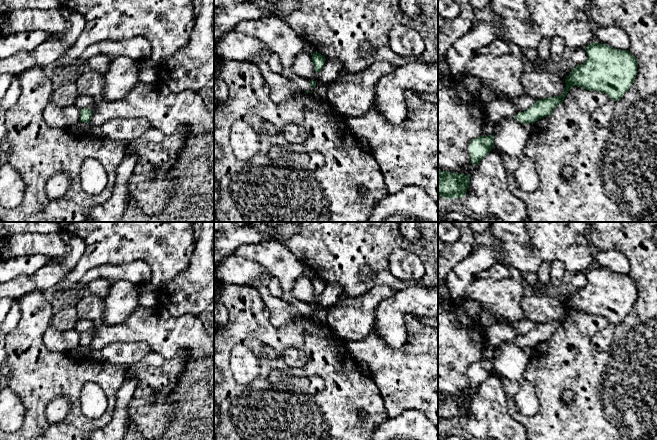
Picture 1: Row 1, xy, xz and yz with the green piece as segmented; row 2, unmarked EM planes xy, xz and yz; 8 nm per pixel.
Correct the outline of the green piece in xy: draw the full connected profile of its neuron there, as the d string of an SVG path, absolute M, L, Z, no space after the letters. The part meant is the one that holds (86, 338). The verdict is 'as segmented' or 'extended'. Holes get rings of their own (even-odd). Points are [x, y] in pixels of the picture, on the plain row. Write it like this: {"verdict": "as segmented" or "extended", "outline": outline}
{"verdict": "as segmented", "outline": "M83 332L80 334L80 346L89 347L93 336L90 332Z"}

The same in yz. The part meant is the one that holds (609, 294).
{"verdict": "as segmented", "outline": "M593 266L585 274L587 284L577 289L567 300L562 319L539 323L529 333L519 336L513 342L523 349L533 348L550 340L573 310L603 316L613 325L621 323L635 305L637 282L629 274L619 274L598 266Z"}

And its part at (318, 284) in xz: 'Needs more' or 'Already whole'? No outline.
Already whole

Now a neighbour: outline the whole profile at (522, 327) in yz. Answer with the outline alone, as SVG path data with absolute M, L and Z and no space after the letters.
M523 318L517 321L512 328L516 331L519 336L524 336L529 333L537 324L528 318Z

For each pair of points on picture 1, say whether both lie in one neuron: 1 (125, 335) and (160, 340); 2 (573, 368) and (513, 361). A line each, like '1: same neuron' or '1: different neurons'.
1: same neuron
2: different neurons

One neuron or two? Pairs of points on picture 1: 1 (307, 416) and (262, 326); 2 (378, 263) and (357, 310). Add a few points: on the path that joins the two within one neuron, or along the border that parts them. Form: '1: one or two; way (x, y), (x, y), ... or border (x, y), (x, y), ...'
1: one; way (329, 387), (329, 368), (298, 337), (291, 337)
2: two; border (386, 285), (377, 285), (362, 295), (346, 297)

